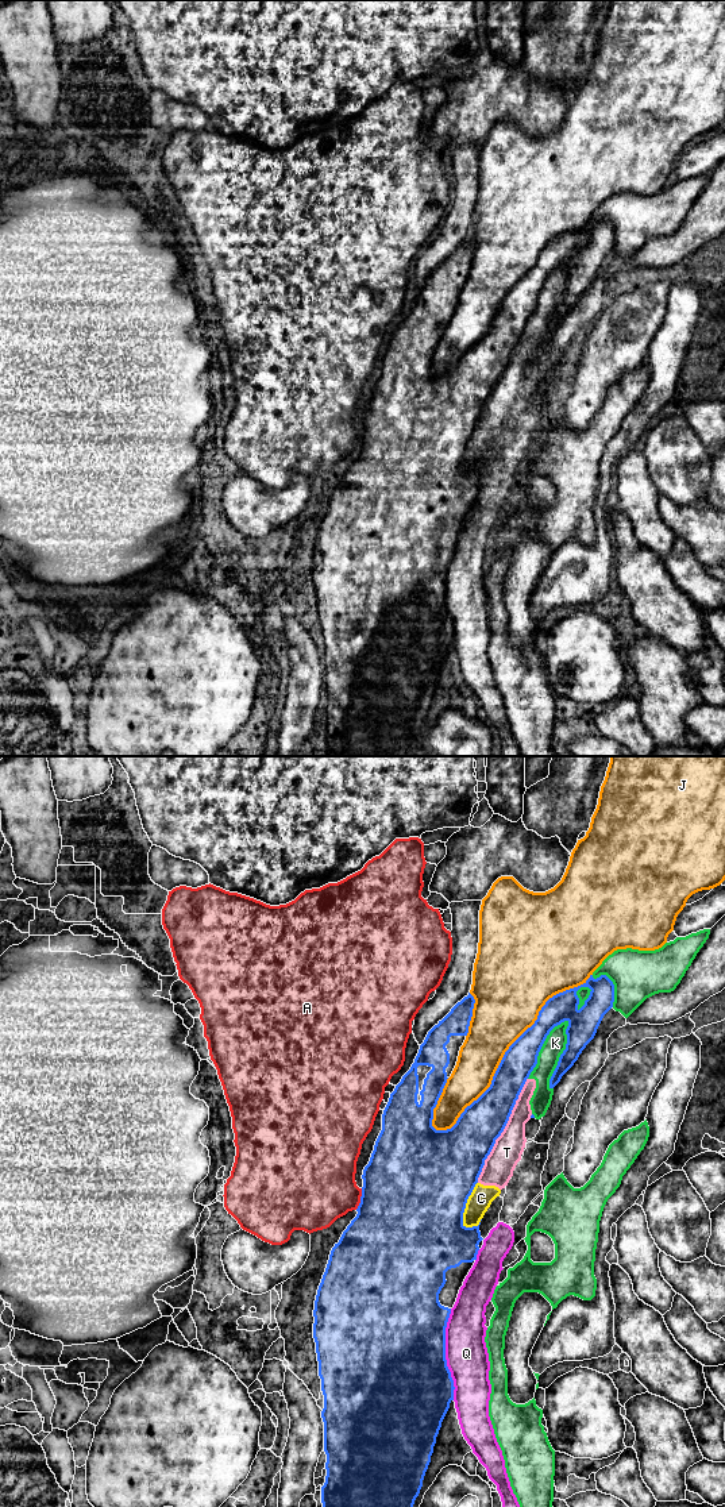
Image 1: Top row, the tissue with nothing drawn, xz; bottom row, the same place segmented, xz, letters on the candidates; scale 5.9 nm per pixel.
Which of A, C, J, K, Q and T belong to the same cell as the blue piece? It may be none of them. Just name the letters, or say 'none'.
none

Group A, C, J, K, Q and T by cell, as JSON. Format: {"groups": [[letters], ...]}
{"groups": [["A"], ["C", "K", "Q", "T"], ["J"]]}

